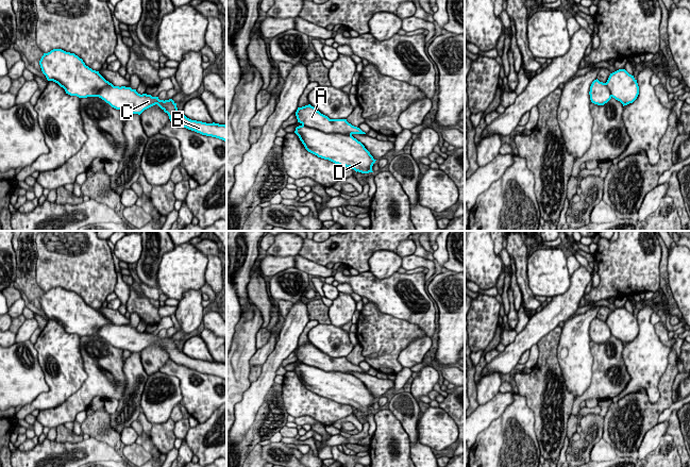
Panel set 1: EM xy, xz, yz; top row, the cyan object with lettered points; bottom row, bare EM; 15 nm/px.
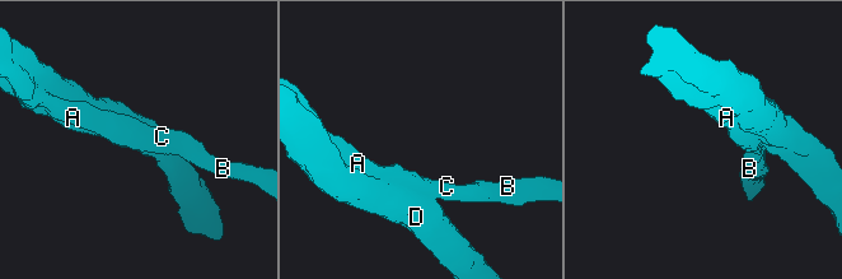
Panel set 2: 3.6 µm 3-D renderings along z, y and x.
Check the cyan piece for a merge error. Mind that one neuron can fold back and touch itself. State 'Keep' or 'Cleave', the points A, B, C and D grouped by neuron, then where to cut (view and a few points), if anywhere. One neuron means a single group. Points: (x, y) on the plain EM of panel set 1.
Keep. Groups: A B C D. No split

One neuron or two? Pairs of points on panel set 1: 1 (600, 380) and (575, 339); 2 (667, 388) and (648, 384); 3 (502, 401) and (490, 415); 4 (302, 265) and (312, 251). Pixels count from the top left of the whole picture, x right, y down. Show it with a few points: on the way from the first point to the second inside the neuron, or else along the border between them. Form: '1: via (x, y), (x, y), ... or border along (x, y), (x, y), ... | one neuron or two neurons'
1: border along (590, 343), (592, 378), (590, 385), (585, 390) | two neurons
2: border along (668, 364), (656, 401), (643, 388), (633, 393) | two neurons
3: via (499, 404), (491, 412) | one neuron
4: border along (298, 254), (324, 266) | two neurons

